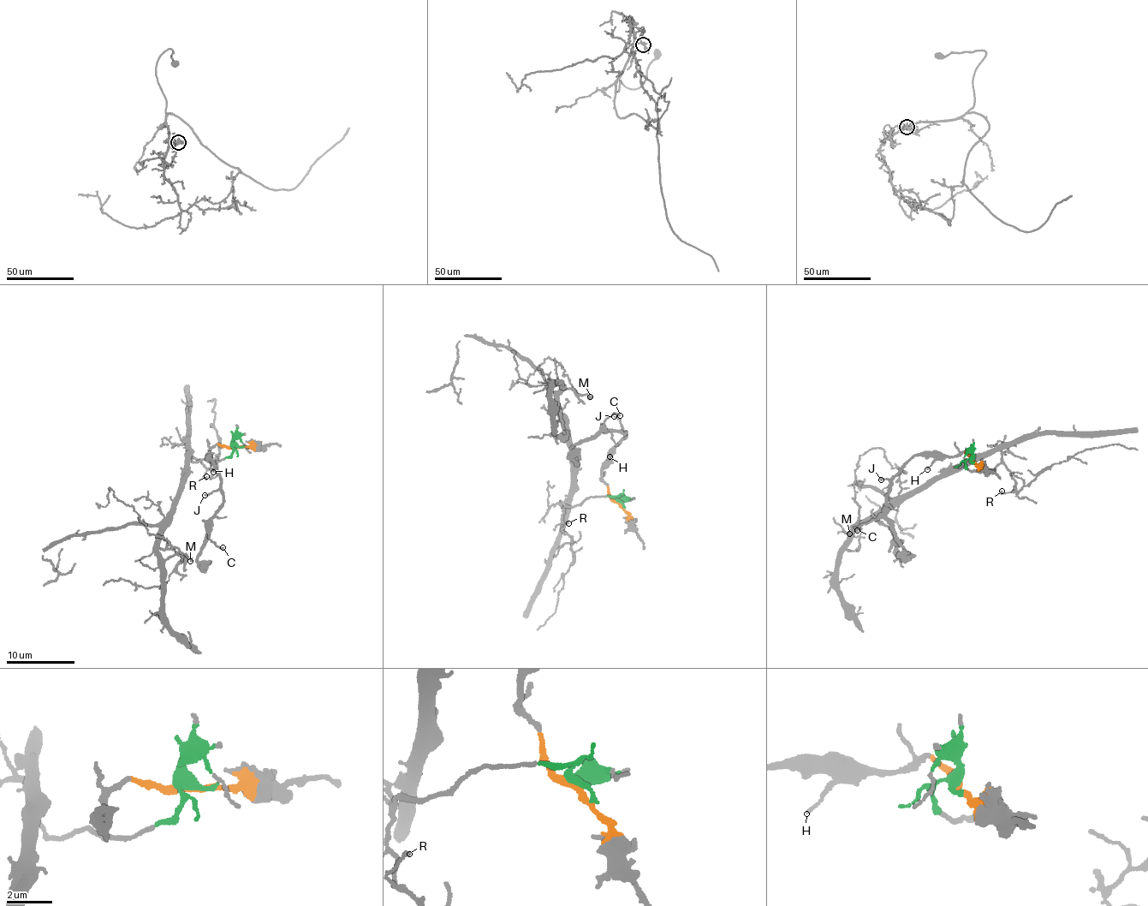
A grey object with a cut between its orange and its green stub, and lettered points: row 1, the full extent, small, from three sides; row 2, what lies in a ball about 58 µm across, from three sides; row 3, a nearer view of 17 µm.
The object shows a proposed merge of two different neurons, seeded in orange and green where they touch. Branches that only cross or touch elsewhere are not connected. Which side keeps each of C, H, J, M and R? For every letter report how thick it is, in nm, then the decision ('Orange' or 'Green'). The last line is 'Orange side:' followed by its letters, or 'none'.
C: Thickness 160 nm. Orange
H: Thickness 140 nm. Orange
J: Thickness 140 nm. Orange
M: Thickness 220 nm. Green
R: Thickness 140 nm. Green
Orange side: C, H, J

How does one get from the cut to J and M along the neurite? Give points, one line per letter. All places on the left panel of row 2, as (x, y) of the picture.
J: (235, 446), (217, 444), (205, 456), (211, 461), (220, 481), (215, 490), (205, 495)
M: (235, 446), (217, 461), (197, 461), (185, 440), (187, 464), (155, 542), (163, 559), (177, 553), (190, 562)

